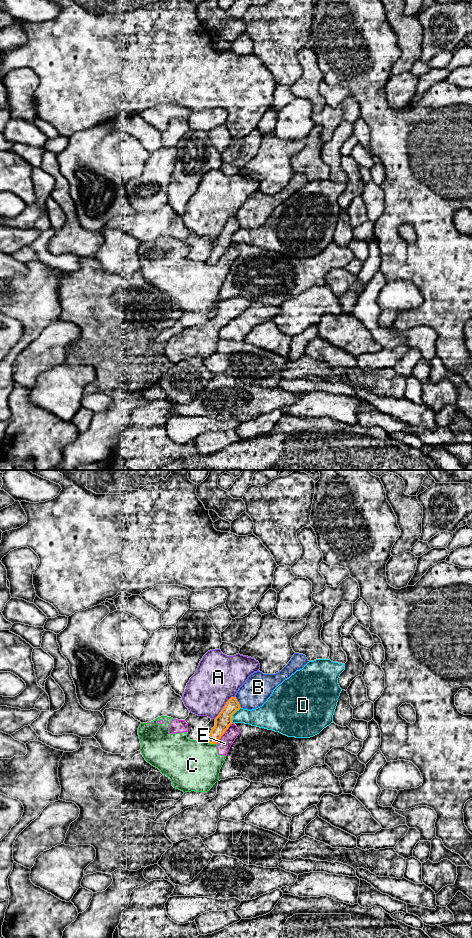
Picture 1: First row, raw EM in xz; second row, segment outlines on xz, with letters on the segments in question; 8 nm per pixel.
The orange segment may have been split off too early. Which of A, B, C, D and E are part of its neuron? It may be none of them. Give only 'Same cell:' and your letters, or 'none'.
Same cell: none

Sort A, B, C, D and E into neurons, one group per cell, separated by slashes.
A / B / C E / D

